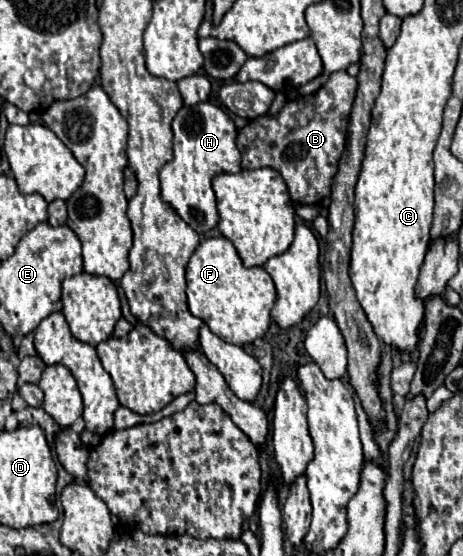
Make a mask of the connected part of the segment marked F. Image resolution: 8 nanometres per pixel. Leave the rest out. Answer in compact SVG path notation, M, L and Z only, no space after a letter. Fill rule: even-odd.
M206 238L196 248L186 266L186 282L190 312L224 342L244 346L266 334L270 326L270 310L276 304L274 282L264 268L246 268L228 238Z

